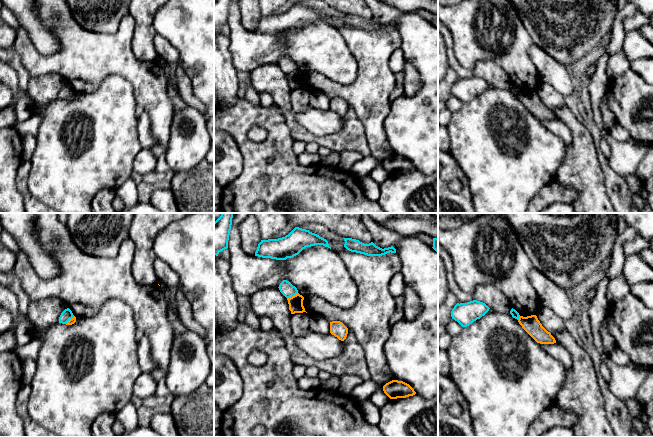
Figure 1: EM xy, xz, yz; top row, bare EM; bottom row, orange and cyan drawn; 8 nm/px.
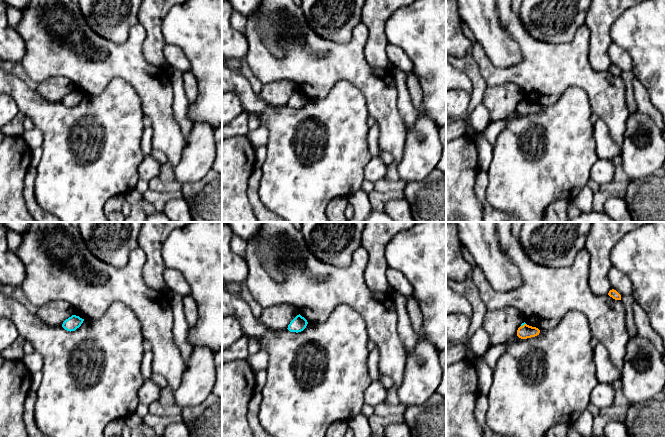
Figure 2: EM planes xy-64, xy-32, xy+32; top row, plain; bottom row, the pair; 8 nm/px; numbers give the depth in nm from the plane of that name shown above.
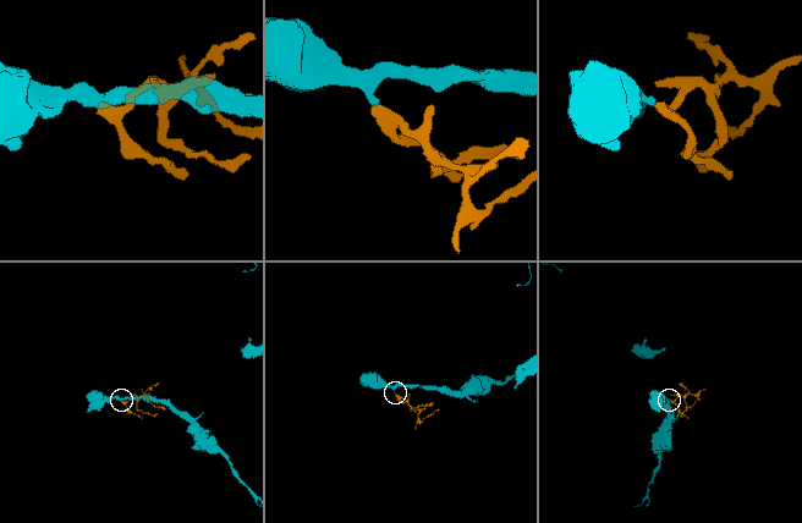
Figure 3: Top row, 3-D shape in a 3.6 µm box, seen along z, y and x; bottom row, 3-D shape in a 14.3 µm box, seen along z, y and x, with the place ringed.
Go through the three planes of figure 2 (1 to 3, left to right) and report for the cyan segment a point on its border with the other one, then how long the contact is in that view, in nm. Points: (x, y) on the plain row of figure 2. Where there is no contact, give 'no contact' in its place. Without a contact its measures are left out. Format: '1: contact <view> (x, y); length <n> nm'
1: no contact
2: no contact
3: contact xy+32 (523, 101); length 60 nm

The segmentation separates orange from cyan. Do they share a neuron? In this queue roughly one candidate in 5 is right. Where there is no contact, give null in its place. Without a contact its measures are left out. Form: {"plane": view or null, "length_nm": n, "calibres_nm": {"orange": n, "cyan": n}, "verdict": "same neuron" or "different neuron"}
{"plane": "xz", "length_nm": 100, "calibres_nm": {"orange": 120, "cyan": 110}, "verdict": "different neuron"}

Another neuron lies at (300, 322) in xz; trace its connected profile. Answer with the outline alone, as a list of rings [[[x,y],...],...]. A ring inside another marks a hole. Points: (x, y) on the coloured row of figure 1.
[[[306,312],[292,314],[290,318],[291,334],[293,336],[304,336],[310,332],[311,317],[312,316]]]

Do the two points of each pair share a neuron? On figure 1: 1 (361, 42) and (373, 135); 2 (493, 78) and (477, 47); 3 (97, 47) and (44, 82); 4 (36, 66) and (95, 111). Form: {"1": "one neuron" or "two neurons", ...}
{"1": "one neuron", "2": "two neurons", "3": "two neurons", "4": "two neurons"}

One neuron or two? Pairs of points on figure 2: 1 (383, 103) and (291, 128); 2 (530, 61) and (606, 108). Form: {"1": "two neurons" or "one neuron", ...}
{"1": "two neurons", "2": "one neuron"}

